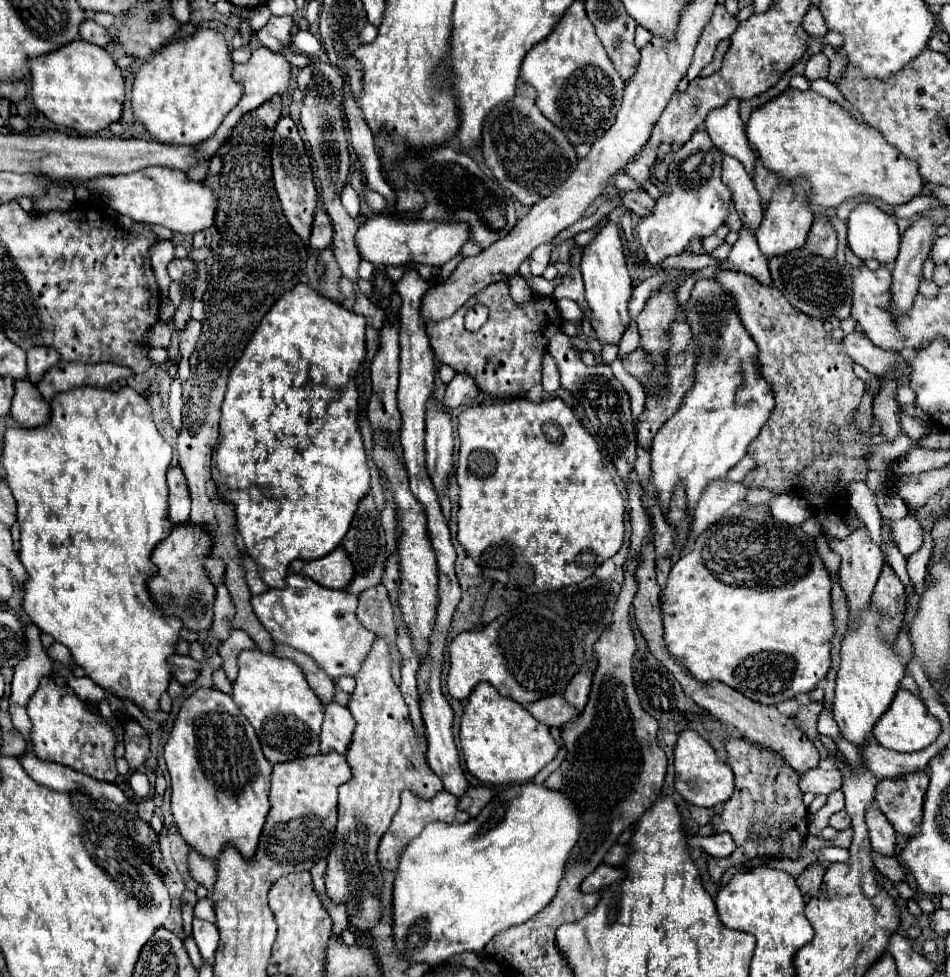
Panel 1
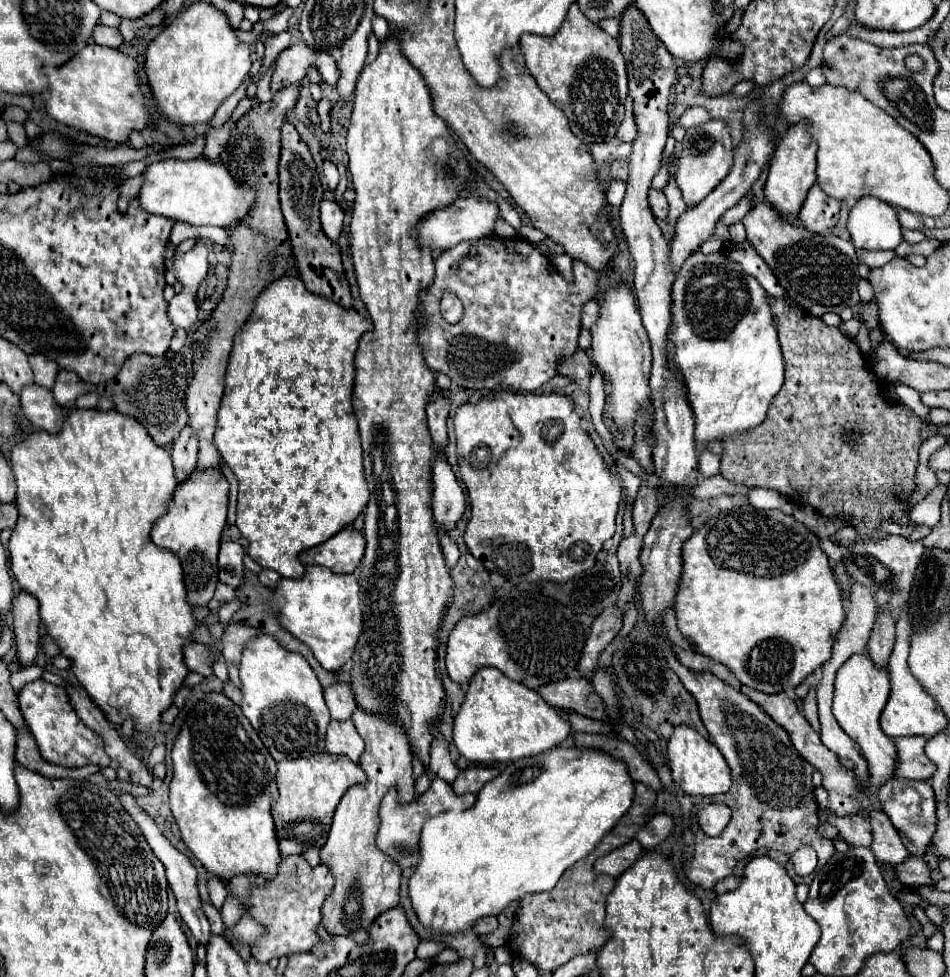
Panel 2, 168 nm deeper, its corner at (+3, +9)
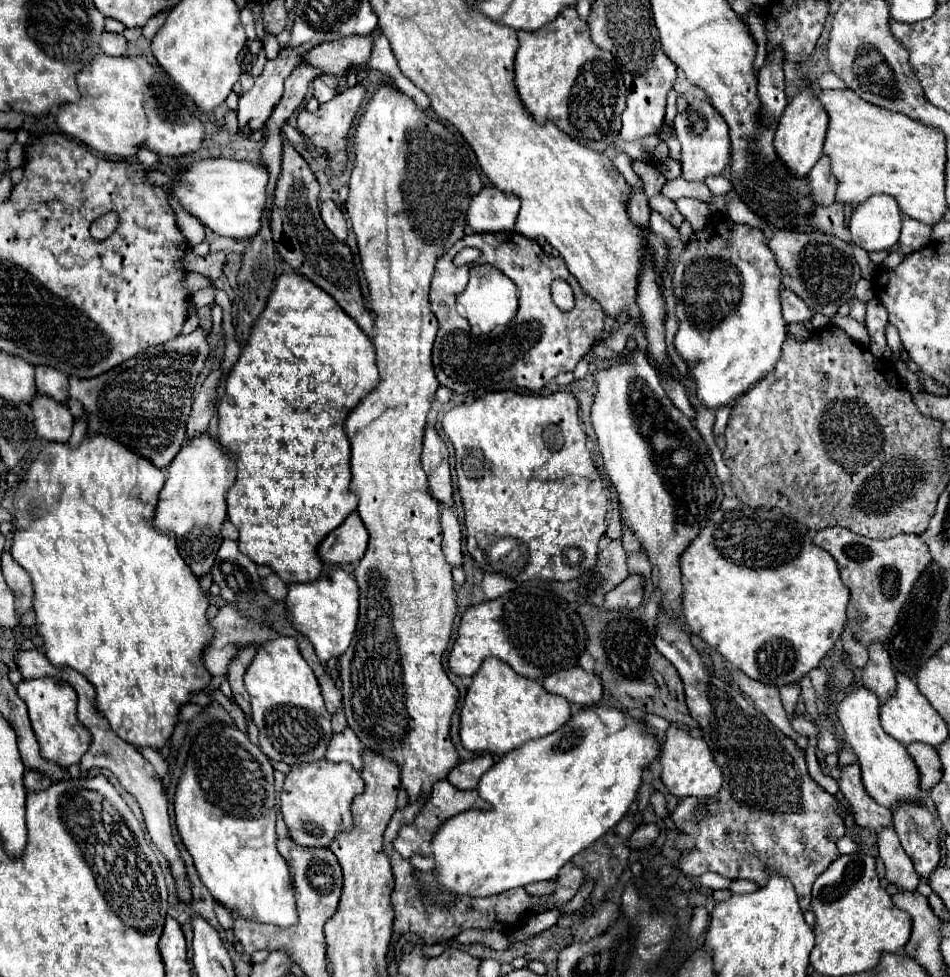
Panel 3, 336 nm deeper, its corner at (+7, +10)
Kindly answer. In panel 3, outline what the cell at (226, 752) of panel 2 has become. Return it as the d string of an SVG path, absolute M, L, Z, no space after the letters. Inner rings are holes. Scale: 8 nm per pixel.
M212 724L190 748L174 812L178 834L214 900L242 918L286 928L294 926L298 916L290 870L276 850L272 772L268 756L244 732L236 726Z

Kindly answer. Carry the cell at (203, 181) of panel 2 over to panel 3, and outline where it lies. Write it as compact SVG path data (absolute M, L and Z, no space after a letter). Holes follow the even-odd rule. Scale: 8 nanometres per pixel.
M208 158L192 164L182 172L182 180L172 184L172 192L178 196L182 206L194 214L204 226L212 228L216 234L244 240L258 234L262 224L262 212L268 204L268 170L260 164Z

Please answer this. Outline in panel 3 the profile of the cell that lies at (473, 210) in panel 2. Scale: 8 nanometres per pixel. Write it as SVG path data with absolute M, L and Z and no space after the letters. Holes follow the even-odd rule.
M482 188L470 202L468 224L476 232L504 232L514 230L520 210L520 198L498 188Z

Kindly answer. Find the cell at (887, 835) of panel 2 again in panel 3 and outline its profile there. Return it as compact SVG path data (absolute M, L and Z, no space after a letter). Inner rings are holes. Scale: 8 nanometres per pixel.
M884 828L878 834L878 850L886 866L886 880L892 882L898 888L898 892L914 892L920 884L920 878L912 866L912 860L906 856L894 828Z

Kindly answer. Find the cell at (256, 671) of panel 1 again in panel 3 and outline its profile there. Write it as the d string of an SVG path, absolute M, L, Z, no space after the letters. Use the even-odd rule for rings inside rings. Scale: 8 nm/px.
M278 636L272 640L272 644L268 642L266 646L258 648L256 658L248 666L244 682L250 694L252 720L260 730L260 750L268 758L282 760L288 766L324 758L332 738L330 714L324 708L318 680L302 658L296 638Z

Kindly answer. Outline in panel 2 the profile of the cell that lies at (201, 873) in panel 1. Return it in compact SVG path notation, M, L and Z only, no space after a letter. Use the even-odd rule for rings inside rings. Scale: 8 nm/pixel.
M212 875L212 877L208 879L208 891L210 891L210 901L216 905L216 909L220 909L222 903L224 903L224 899L226 899L226 895L228 895L226 885L222 883L222 879Z

